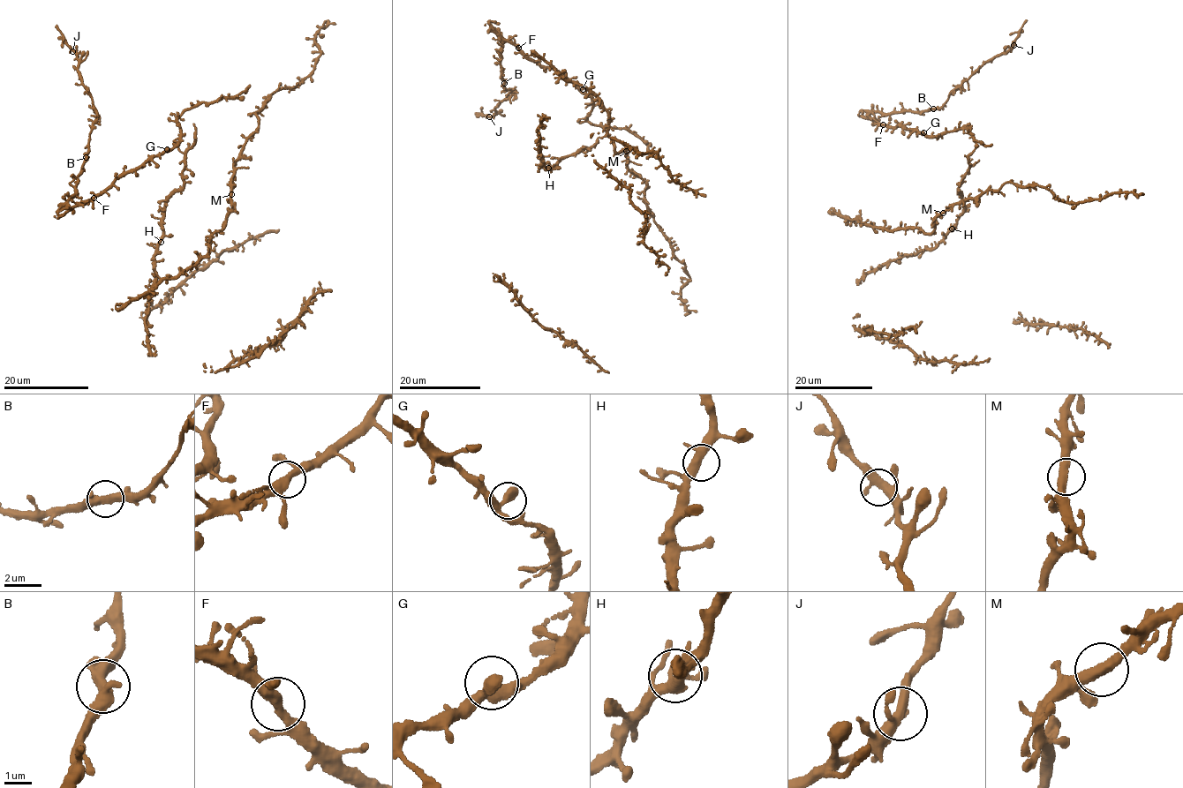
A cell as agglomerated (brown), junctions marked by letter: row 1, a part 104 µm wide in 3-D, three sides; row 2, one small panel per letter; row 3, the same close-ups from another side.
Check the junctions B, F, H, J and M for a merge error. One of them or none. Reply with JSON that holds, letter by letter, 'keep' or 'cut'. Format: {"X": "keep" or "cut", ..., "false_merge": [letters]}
{"B": "keep", "F": "keep", "H": "keep", "J": "keep", "M": "keep", "false_merge": []}

